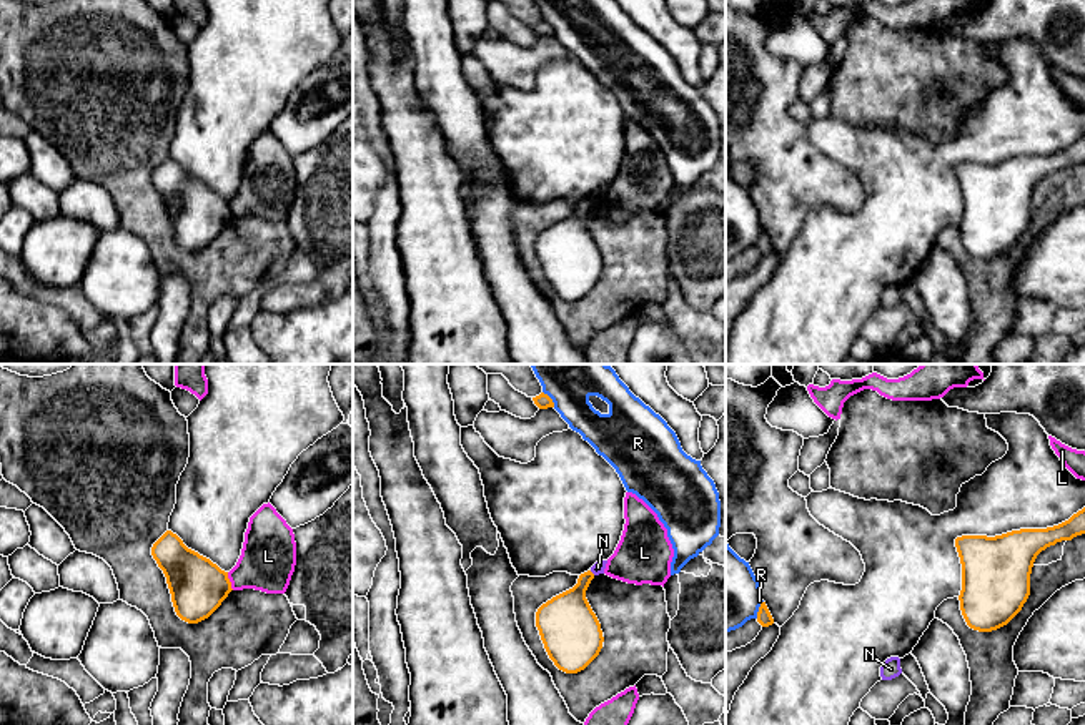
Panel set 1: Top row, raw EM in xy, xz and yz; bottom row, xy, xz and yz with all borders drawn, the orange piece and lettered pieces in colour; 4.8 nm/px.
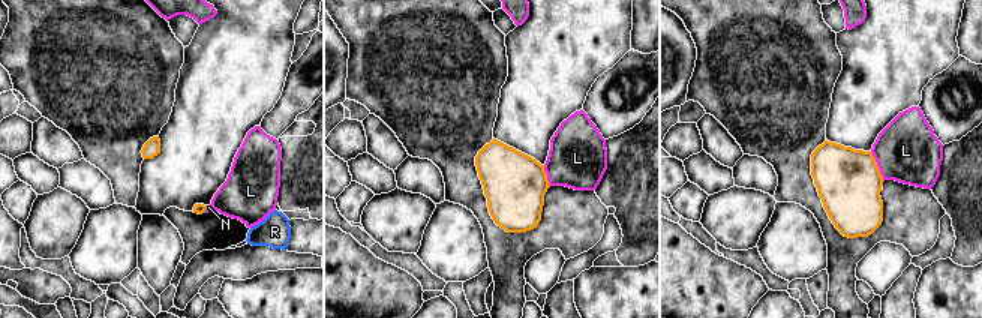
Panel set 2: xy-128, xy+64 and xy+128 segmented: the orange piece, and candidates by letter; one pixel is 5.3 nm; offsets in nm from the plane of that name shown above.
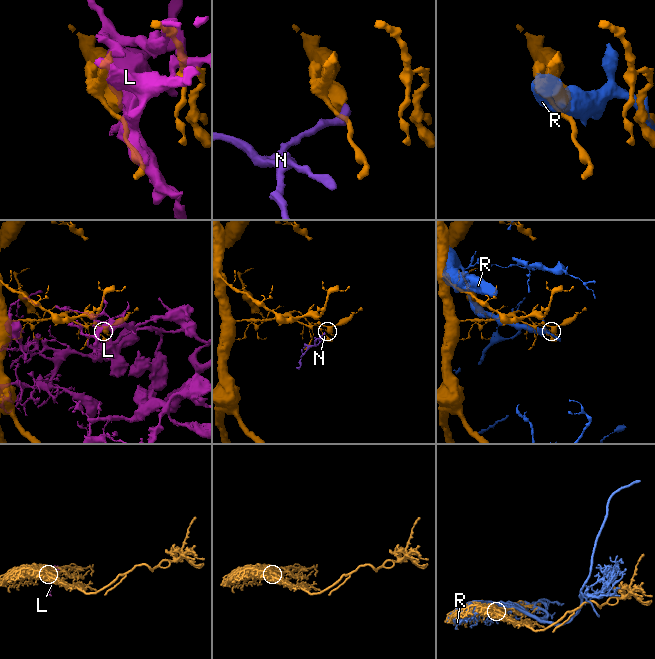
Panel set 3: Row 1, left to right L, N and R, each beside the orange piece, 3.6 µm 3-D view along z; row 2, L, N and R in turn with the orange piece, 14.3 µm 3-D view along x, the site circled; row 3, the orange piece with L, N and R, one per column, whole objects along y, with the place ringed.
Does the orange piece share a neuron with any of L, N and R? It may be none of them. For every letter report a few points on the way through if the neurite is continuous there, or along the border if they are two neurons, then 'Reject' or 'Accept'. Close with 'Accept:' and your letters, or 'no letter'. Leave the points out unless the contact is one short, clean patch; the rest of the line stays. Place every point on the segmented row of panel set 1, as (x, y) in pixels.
L: Reject
N: Boundary: xz (589, 571), (594, 574). Reject
R: Reject
Accept: no letter

